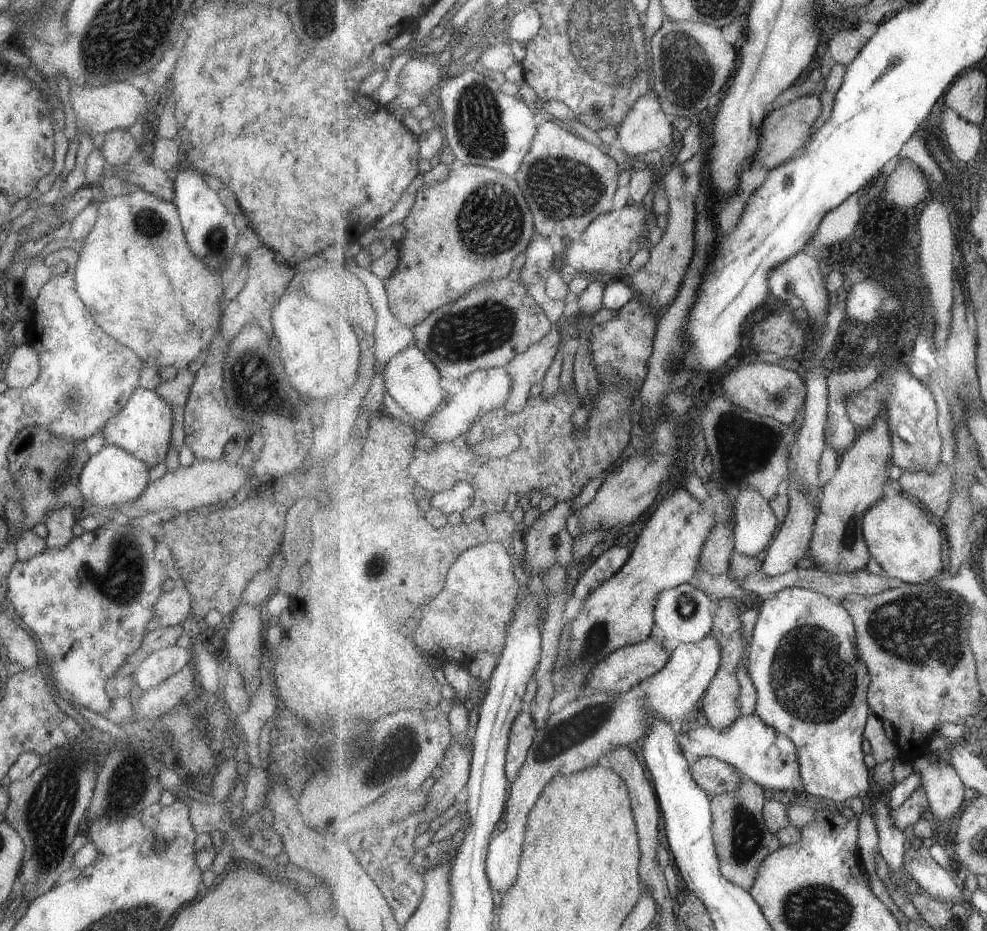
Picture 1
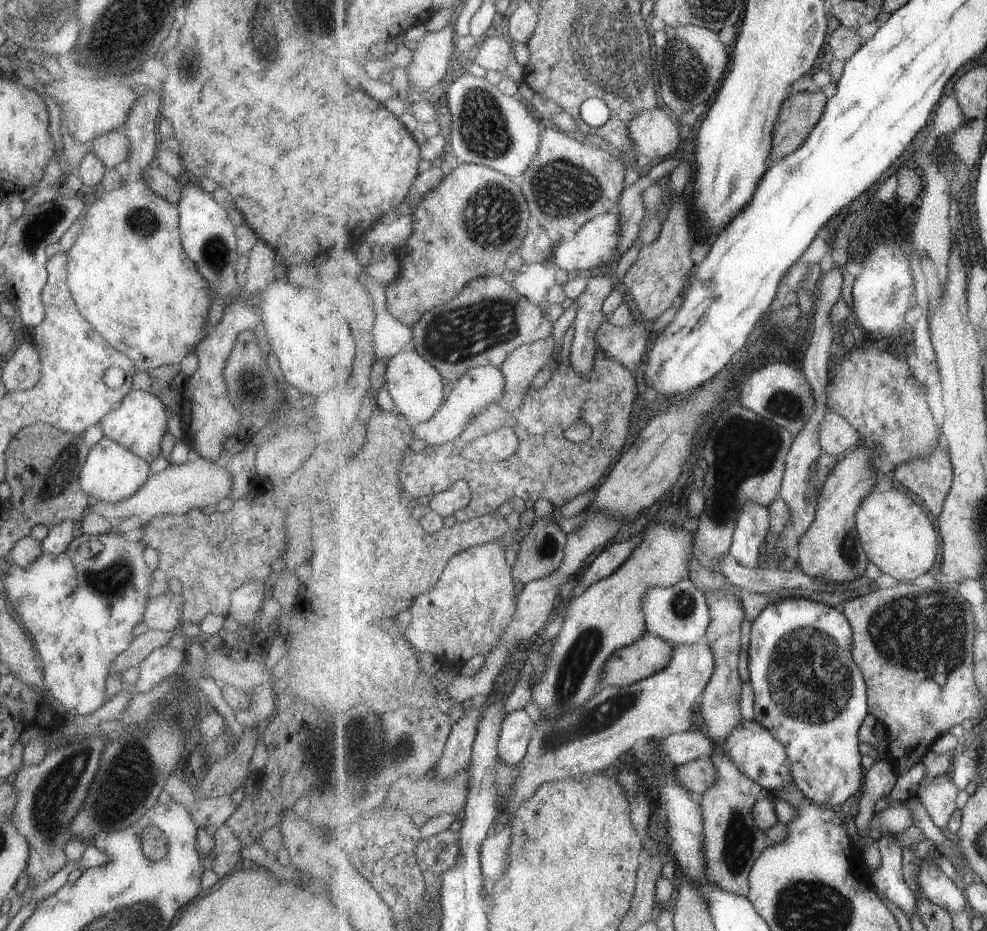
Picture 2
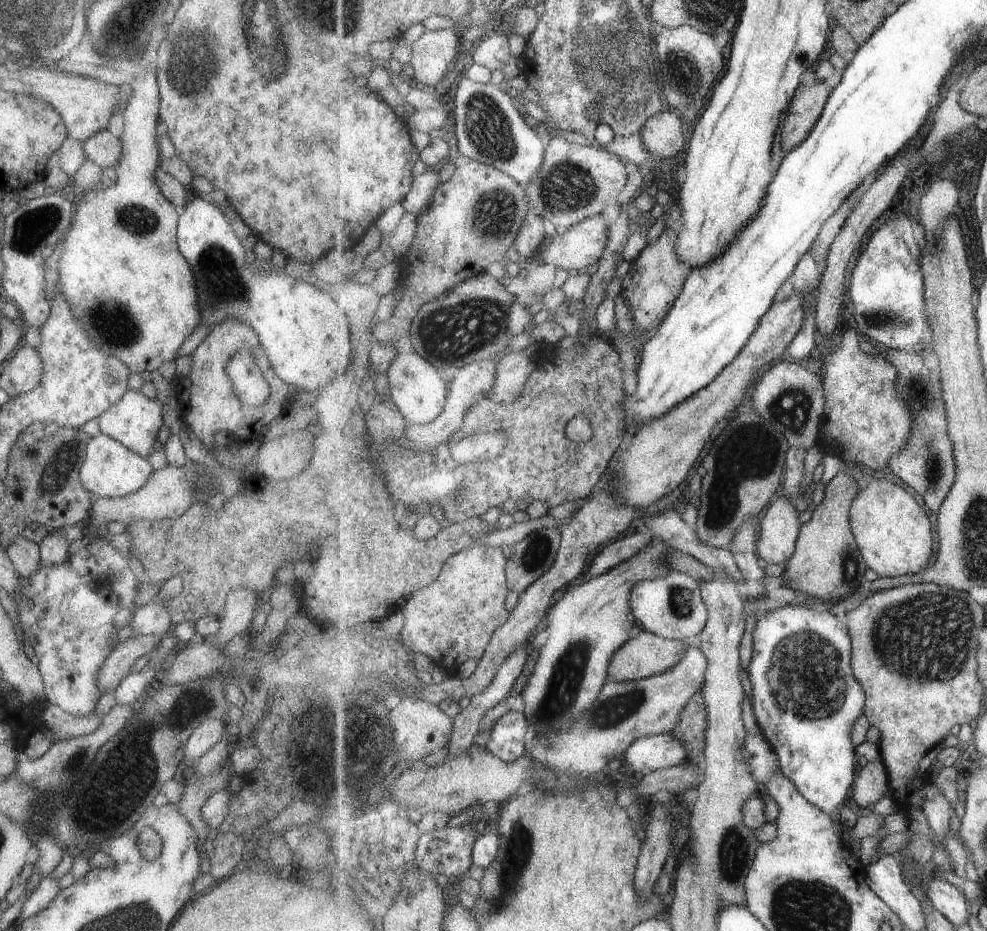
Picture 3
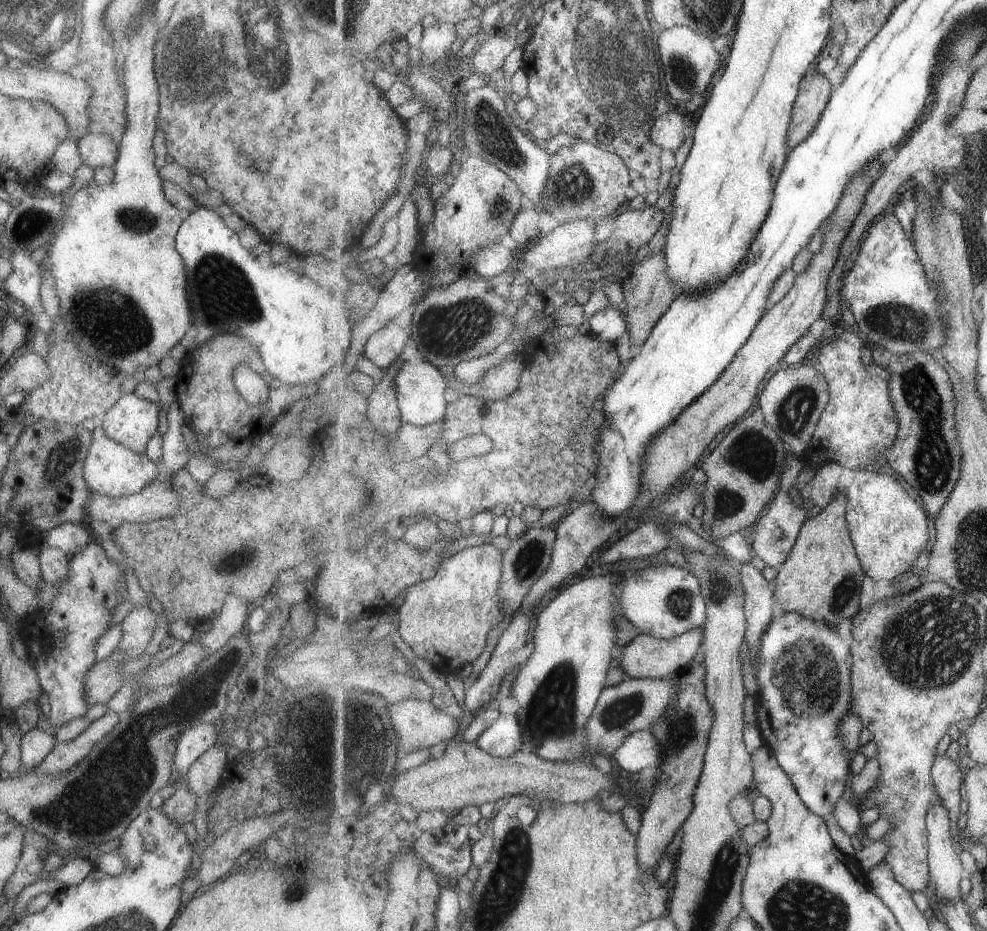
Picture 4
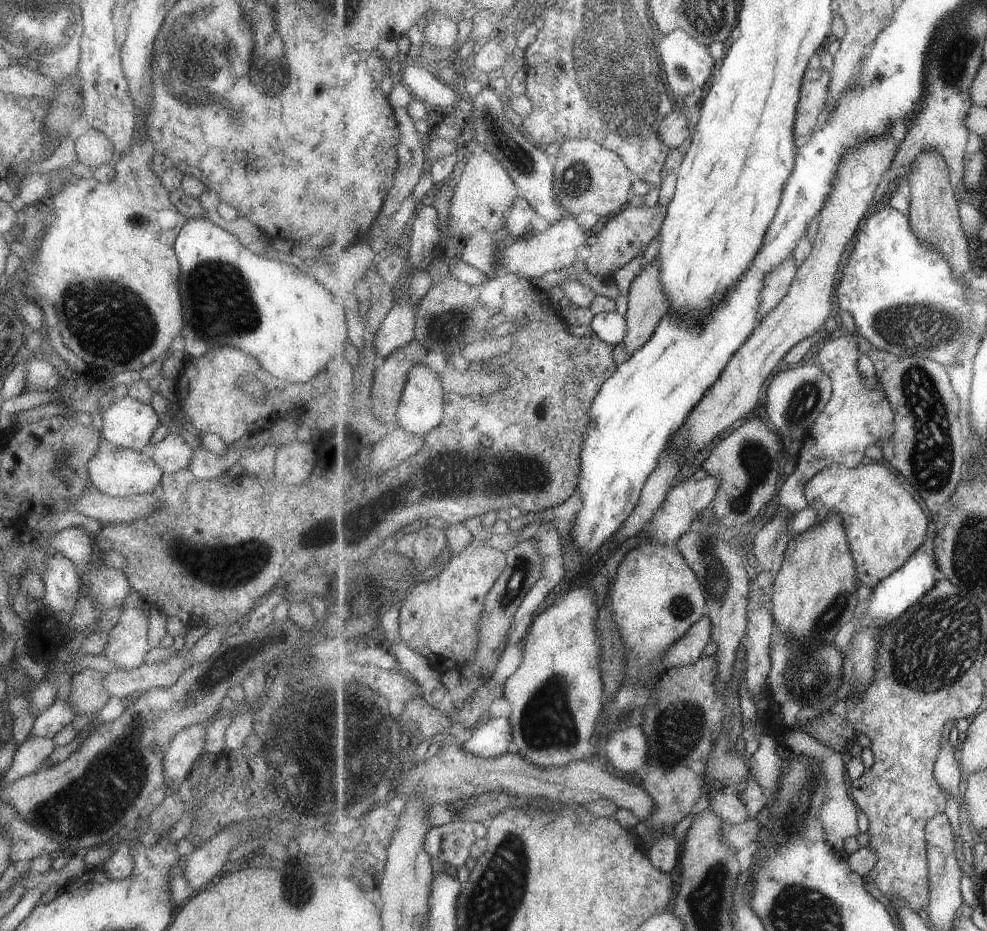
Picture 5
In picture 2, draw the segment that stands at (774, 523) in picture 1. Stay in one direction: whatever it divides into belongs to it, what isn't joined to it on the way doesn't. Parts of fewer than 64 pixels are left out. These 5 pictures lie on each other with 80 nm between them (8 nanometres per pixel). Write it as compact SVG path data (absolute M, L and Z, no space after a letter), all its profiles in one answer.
M747 502L743 512L739 514L733 545L731 550L729 550L732 558L747 568L759 568L757 562L764 557L765 547L768 543L769 528L771 528L769 508L761 506L761 504L755 504L755 502Z

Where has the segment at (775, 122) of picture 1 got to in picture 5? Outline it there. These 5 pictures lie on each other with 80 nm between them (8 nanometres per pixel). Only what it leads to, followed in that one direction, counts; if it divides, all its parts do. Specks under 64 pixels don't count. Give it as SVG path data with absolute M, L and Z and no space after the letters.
M817 66L809 70L803 82L803 96L798 104L798 117L795 123L795 136L811 135L817 128L819 116L827 108L830 99L831 73Z

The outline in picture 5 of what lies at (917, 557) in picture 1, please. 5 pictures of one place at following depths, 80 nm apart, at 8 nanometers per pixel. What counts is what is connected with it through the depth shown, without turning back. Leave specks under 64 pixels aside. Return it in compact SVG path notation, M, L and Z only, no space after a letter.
M867 460L857 468L850 469L842 464L832 464L814 476L805 487L808 505L819 513L821 522L831 513L839 513L847 526L848 539L857 563L861 584L875 588L883 579L897 572L922 547L927 539L929 512L921 508L921 502L915 502L915 496L899 482L899 478L885 468L882 462Z

